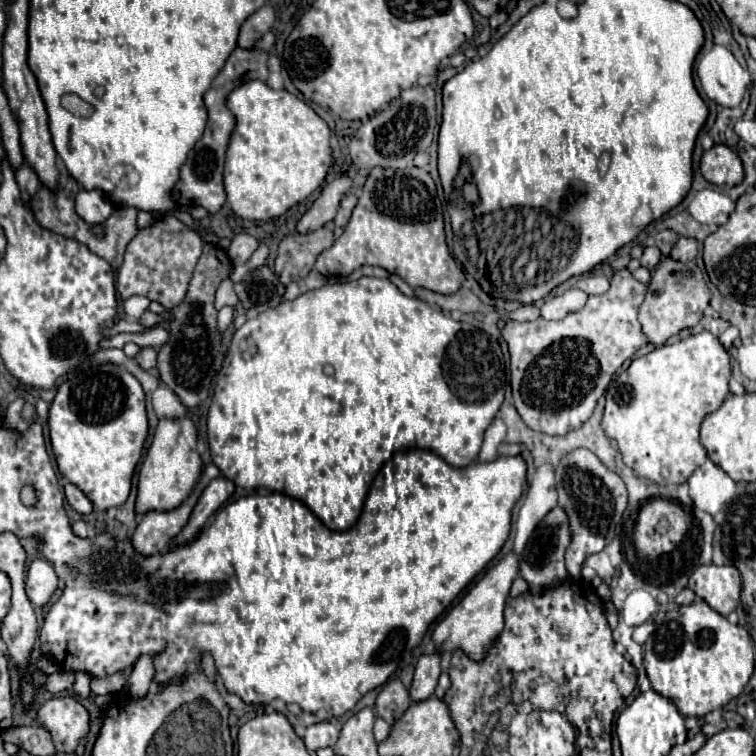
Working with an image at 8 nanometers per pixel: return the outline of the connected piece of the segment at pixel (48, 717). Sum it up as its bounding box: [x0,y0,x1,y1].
[37,696,89,752]

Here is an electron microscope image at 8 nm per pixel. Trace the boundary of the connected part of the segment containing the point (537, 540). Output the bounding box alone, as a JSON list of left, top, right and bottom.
[519,506,571,594]

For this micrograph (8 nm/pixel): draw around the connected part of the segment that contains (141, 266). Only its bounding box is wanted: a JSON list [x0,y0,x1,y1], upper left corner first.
[117,216,201,308]

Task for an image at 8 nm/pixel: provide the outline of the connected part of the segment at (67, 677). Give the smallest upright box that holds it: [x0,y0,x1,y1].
[45,670,75,694]

